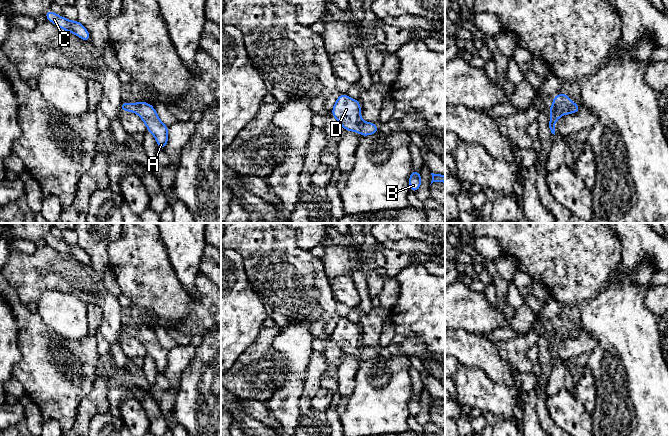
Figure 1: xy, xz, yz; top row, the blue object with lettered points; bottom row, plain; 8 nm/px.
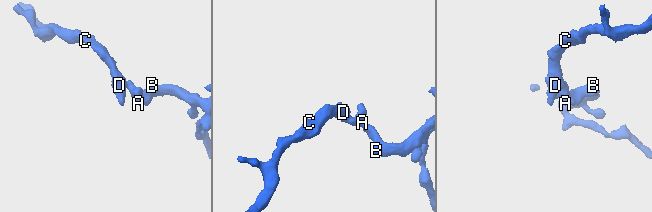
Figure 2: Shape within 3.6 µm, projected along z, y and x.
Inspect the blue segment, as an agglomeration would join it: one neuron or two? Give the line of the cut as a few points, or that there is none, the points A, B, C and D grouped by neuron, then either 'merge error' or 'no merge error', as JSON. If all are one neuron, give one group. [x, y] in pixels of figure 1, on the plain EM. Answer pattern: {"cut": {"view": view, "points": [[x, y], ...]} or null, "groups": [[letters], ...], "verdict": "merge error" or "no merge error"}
{"cut": null, "groups": [["A", "B", "C", "D"]], "verdict": "no merge error"}

